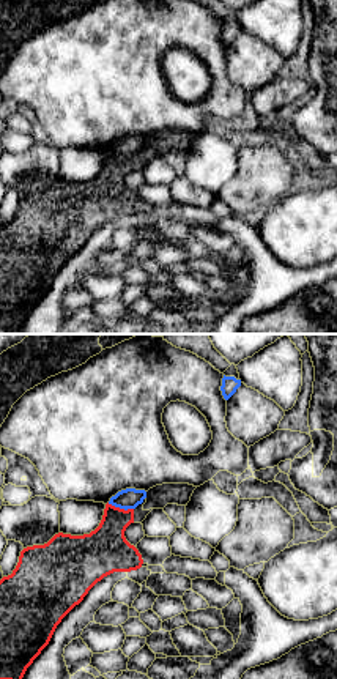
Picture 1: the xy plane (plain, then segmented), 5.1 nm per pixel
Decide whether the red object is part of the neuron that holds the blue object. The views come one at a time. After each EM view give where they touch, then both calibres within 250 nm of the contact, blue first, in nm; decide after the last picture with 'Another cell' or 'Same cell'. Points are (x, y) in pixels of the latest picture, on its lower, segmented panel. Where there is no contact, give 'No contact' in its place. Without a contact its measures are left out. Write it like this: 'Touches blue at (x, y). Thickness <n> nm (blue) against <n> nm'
Touches blue at (120, 508). Thickness 110 nm (blue) against 240 nm

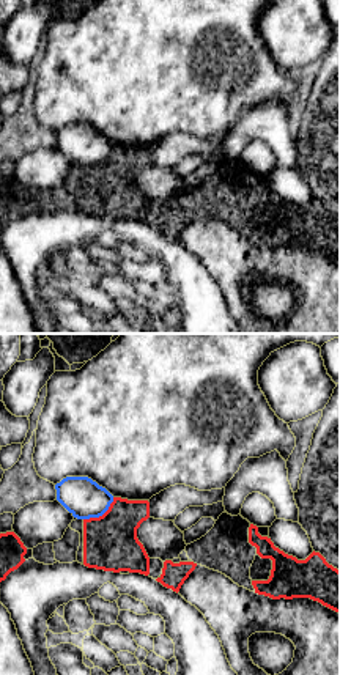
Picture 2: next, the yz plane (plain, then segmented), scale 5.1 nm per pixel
Touches blue at (101, 515). Thickness 200 nm (blue) against 280 nm

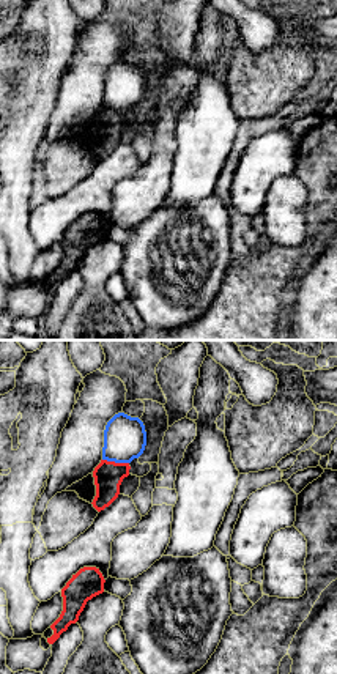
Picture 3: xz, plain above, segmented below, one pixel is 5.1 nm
Touches blue at (115, 462). Thickness 220 nm (blue) against 140 nm

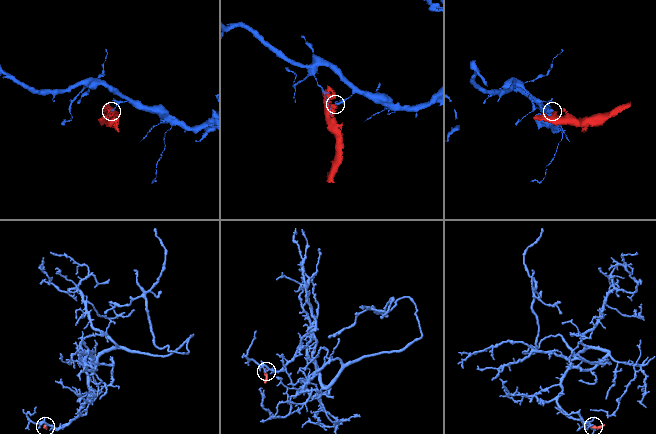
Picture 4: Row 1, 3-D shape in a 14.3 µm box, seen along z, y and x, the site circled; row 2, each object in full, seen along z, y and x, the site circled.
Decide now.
Another cell

